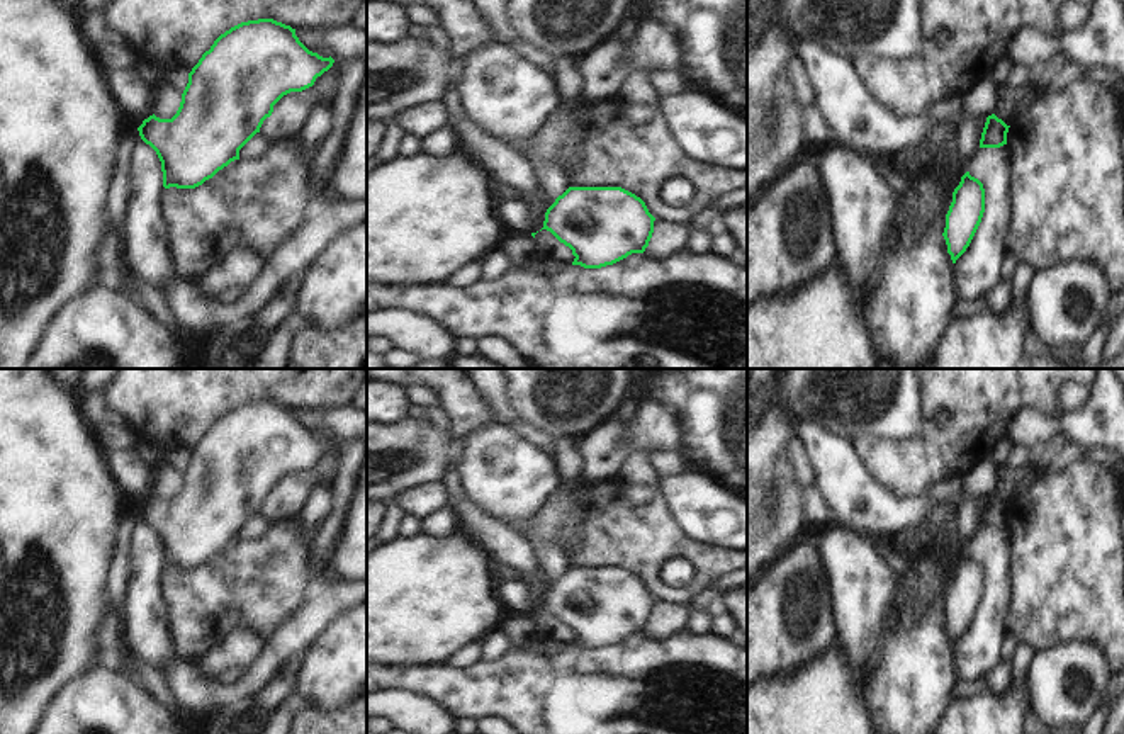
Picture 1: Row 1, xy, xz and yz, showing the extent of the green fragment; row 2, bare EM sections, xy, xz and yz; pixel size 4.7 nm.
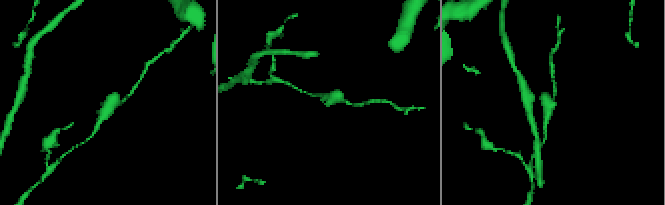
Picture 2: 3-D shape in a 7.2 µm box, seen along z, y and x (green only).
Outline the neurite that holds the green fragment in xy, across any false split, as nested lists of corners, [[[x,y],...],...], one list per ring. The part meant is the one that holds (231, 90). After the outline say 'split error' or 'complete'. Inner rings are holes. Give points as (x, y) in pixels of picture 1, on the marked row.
[[[273,19],[241,22],[221,34],[188,73],[177,114],[171,119],[153,114],[138,127],[161,161],[163,187],[195,189],[239,160],[239,150],[260,133],[273,105],[290,92],[312,87],[333,63],[331,56],[309,51],[295,29]]]; complete

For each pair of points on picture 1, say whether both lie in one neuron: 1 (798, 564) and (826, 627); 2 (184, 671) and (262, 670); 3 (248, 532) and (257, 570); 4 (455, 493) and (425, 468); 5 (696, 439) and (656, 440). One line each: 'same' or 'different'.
1: same
2: same
3: different
4: different
5: different

